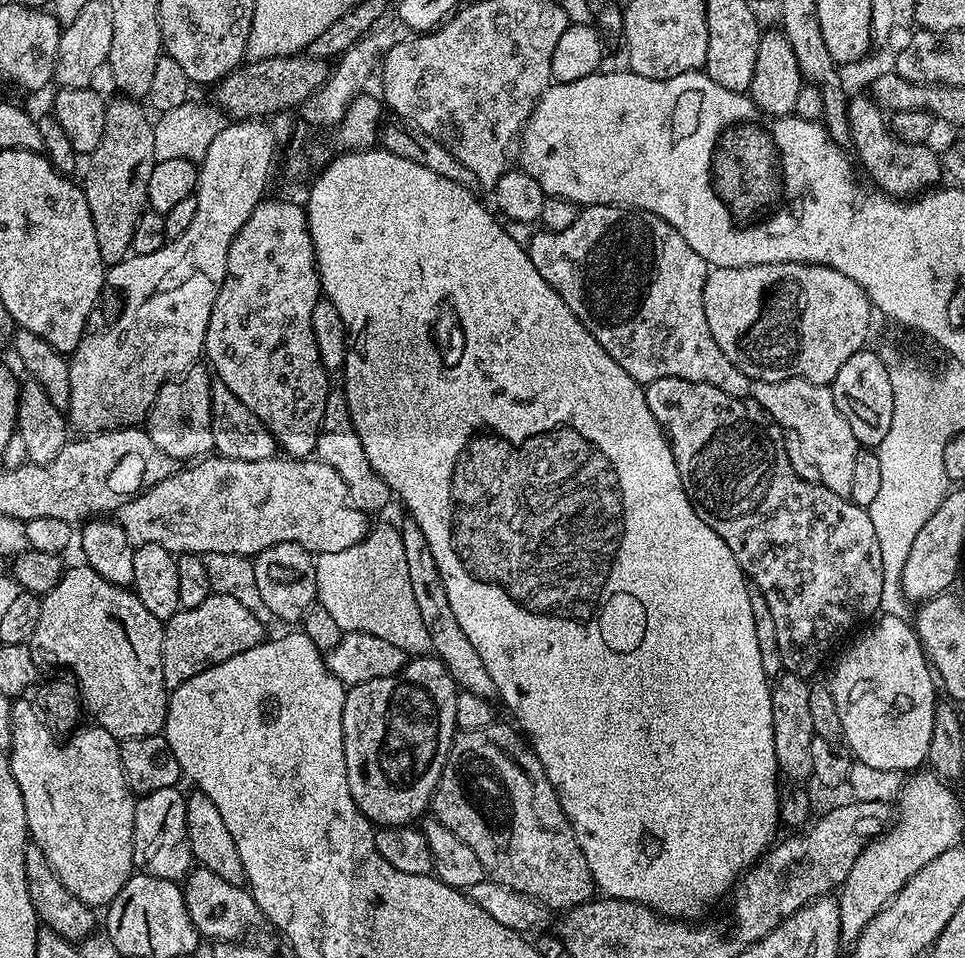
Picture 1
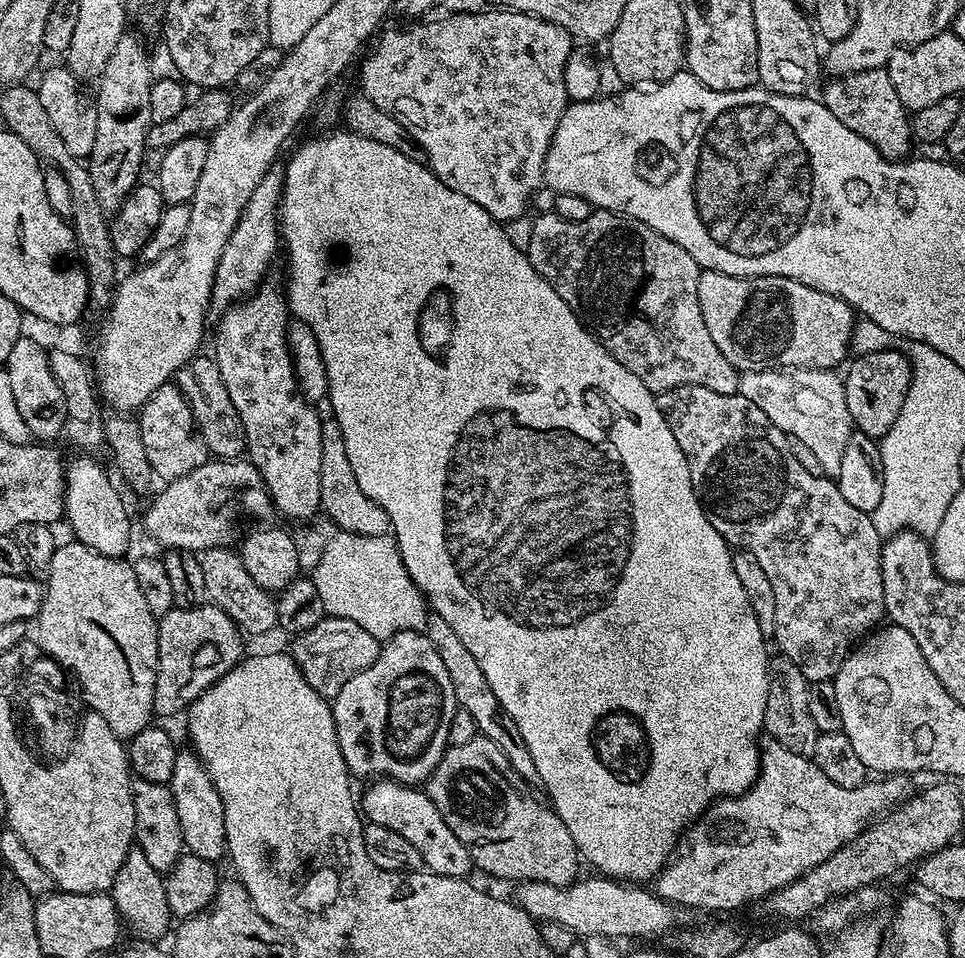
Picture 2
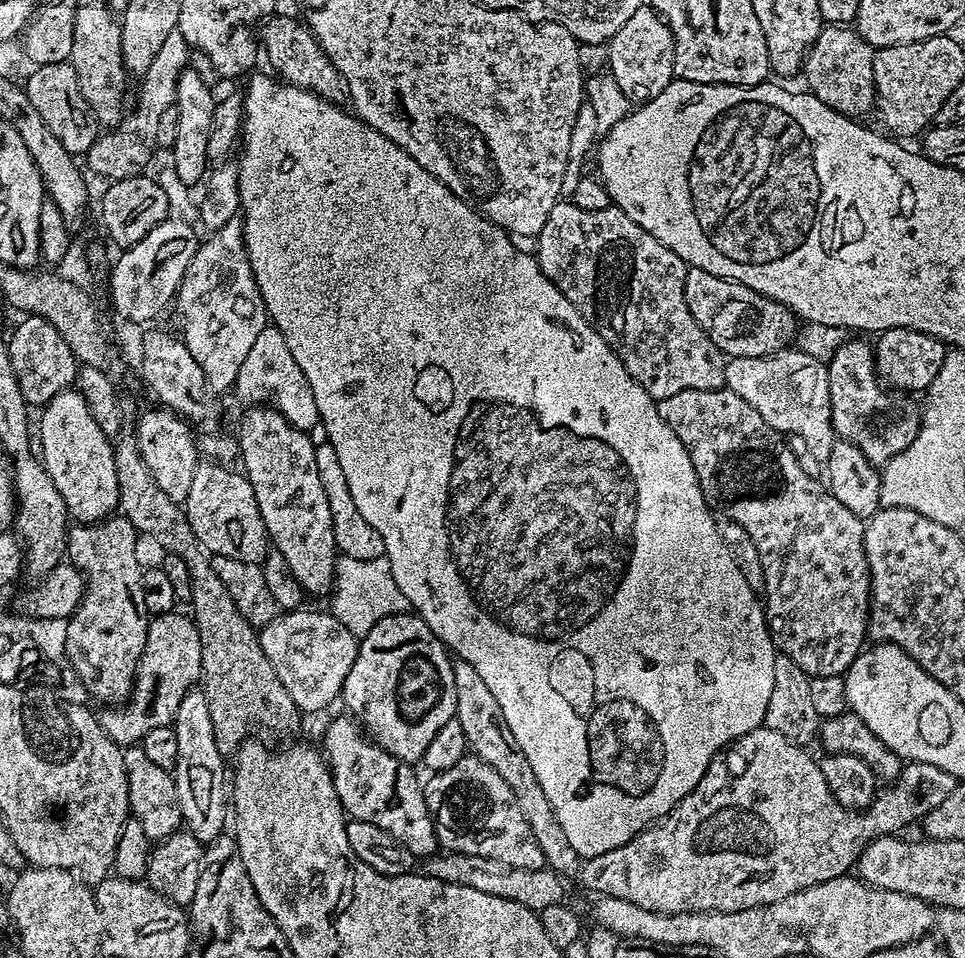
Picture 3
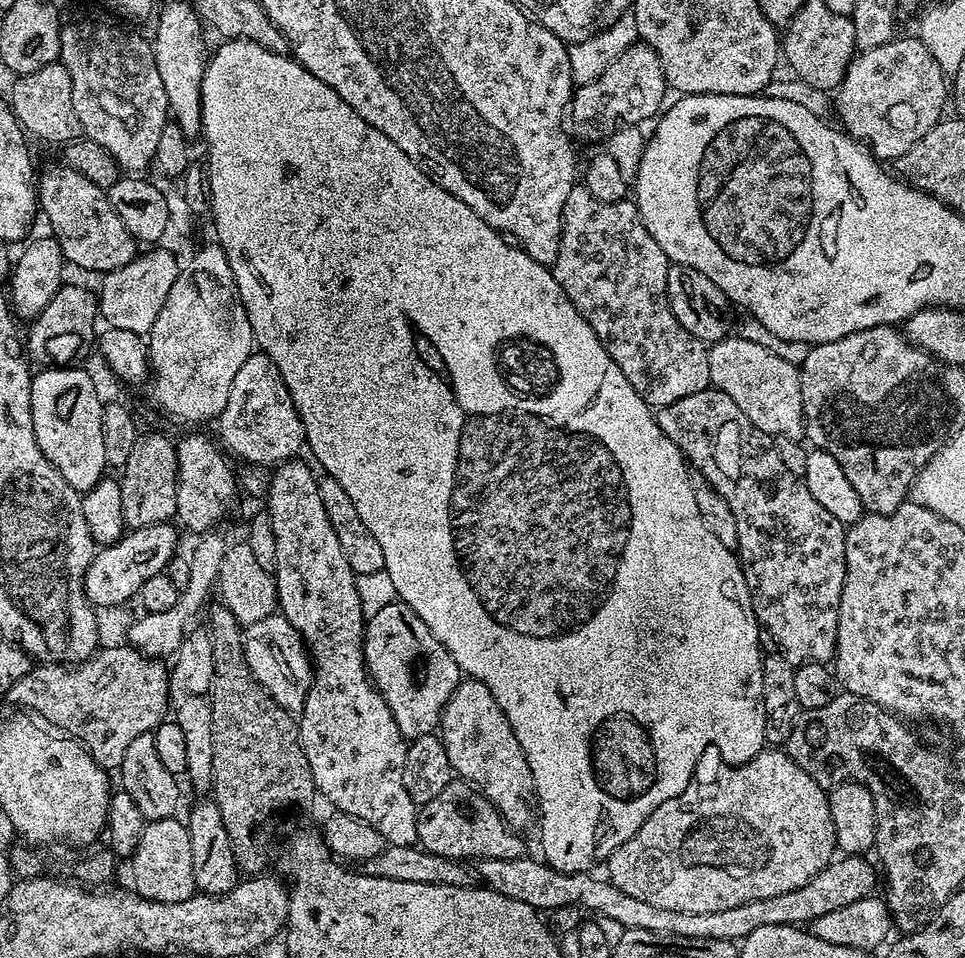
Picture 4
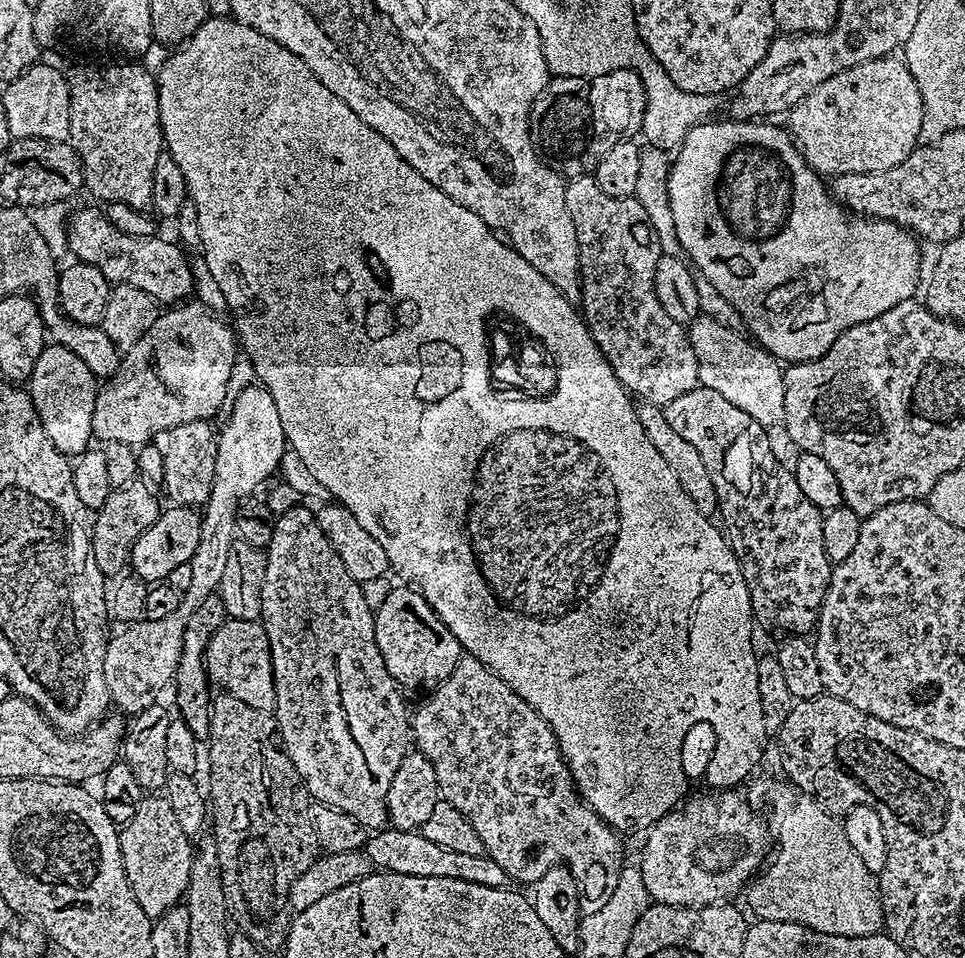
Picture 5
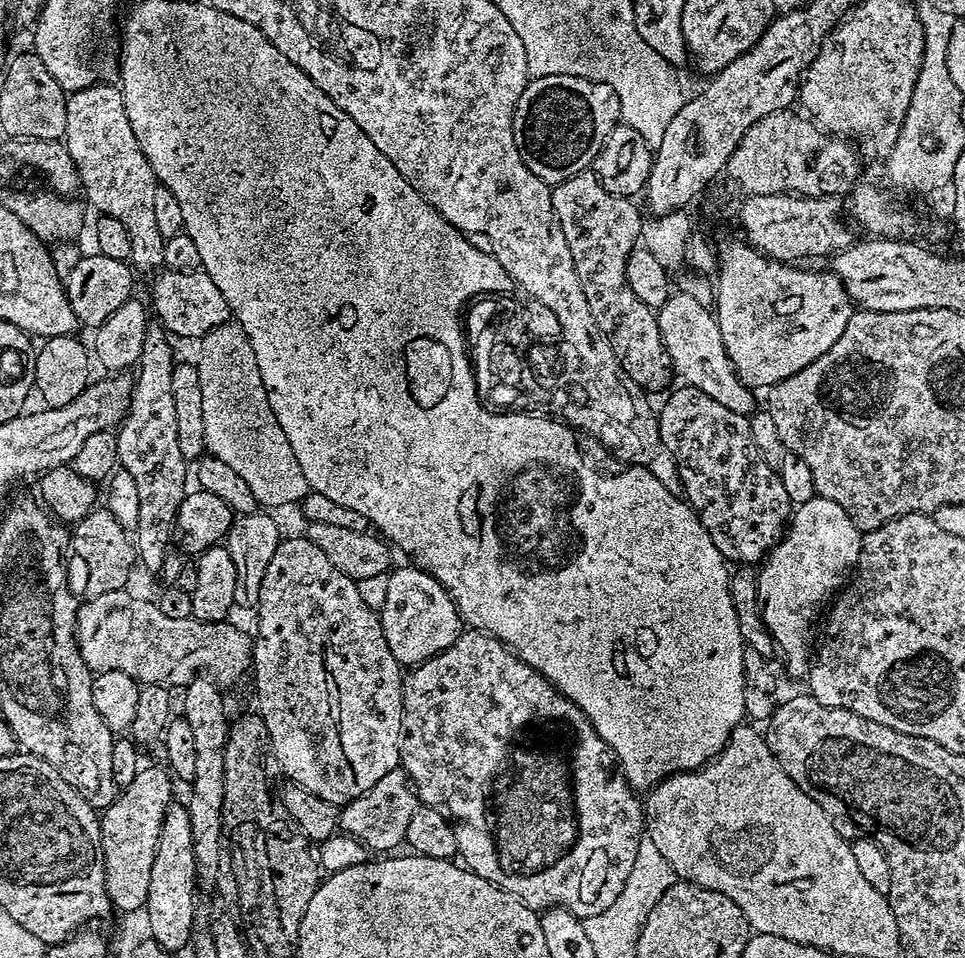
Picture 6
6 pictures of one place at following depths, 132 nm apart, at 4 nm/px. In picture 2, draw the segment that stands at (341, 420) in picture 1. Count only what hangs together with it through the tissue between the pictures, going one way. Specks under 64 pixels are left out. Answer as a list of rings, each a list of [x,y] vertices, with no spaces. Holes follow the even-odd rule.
[[[334,418],[320,421],[322,430],[322,470],[320,471],[320,506],[323,515],[328,515],[337,525],[339,531],[363,536],[387,536],[390,532],[388,515],[366,494],[362,494],[362,486],[358,486],[358,478],[354,478],[354,469],[350,466],[350,458],[346,458],[346,442],[342,438],[342,430]]]

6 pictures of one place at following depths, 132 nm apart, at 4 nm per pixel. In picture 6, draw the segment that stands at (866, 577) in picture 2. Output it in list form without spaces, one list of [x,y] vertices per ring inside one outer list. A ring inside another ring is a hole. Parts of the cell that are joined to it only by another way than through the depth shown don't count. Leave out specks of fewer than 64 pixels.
[[[673,387],[667,393],[668,401],[659,405],[658,415],[662,442],[675,458],[680,481],[684,483],[683,499],[695,510],[725,560],[737,560],[735,563],[740,566],[759,565],[783,540],[794,511],[792,499],[786,494],[786,486],[782,486],[779,471],[766,463],[758,446],[754,446],[752,421],[748,416],[726,410],[722,402],[714,402],[714,398],[710,398],[710,394],[702,394],[702,390],[679,387]]]

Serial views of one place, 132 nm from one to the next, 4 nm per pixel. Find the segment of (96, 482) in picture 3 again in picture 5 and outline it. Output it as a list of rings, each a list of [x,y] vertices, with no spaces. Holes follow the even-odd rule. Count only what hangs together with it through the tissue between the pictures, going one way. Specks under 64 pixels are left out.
[[[49,343],[42,350],[30,377],[30,395],[40,415],[48,441],[64,456],[79,458],[93,443],[93,414],[96,409],[98,382],[86,370],[86,362],[63,344]]]

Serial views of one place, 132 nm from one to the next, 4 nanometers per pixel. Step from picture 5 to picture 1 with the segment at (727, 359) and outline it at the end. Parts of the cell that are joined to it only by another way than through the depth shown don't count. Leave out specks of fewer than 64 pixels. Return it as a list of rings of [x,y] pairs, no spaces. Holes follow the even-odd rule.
[[[757,380],[753,383],[750,396],[781,429],[794,431],[798,438],[802,438],[802,446],[806,446],[810,462],[818,466],[819,483],[824,484],[826,490],[834,490],[834,494],[850,497],[850,486],[854,479],[854,458],[858,458],[862,445],[854,438],[854,430],[850,430],[846,418],[838,414],[831,387],[809,380]]]

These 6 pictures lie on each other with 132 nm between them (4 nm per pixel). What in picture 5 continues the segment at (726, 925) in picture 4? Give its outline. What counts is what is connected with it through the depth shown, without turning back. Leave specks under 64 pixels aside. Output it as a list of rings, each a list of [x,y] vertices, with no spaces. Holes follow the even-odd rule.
[[[393,826],[379,829],[365,841],[364,851],[372,864],[383,871],[414,877],[458,878],[459,881],[495,888],[507,887],[510,882],[509,874],[491,856],[446,850],[416,830],[397,829]]]

